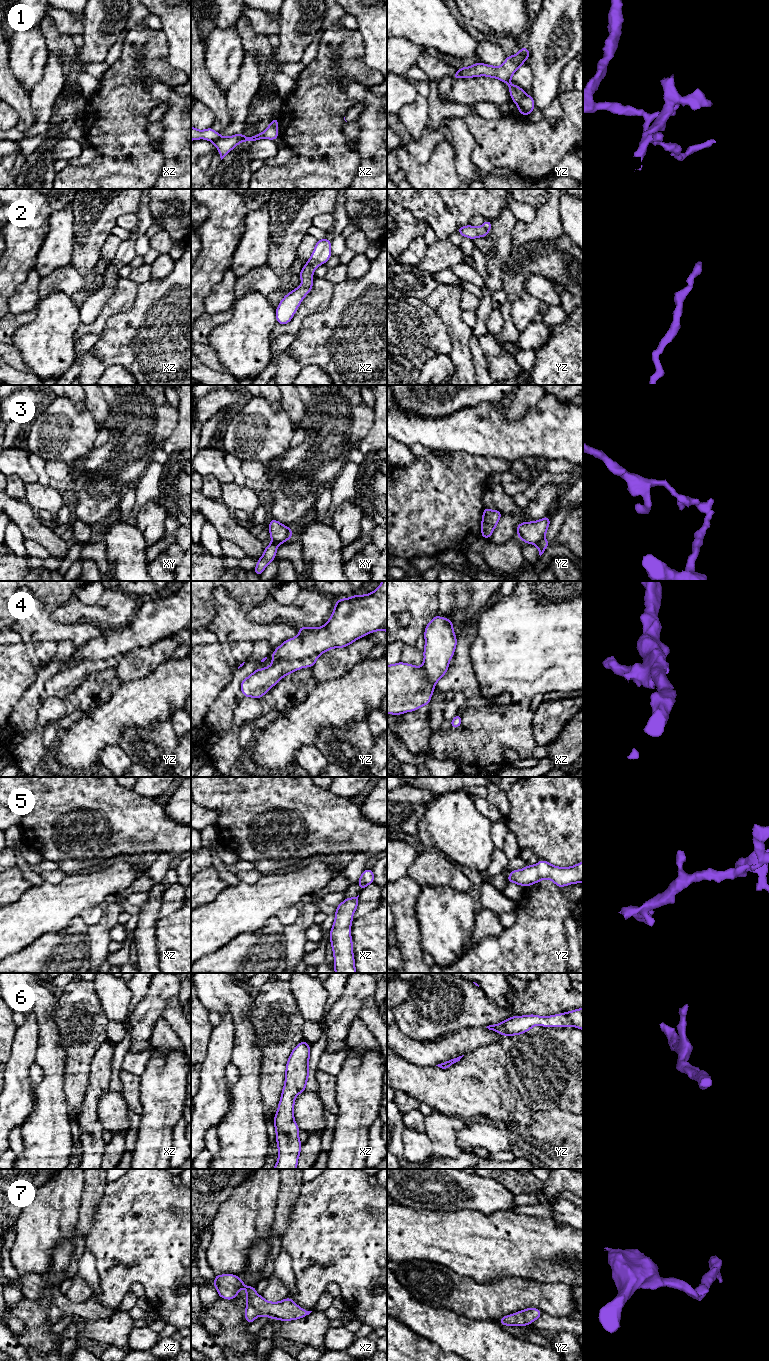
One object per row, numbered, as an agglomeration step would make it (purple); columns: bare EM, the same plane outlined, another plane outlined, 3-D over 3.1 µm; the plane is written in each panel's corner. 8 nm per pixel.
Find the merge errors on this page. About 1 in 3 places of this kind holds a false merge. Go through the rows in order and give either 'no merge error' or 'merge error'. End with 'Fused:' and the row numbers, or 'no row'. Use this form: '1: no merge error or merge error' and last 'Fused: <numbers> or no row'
1: merge error
2: no merge error
3: merge error
4: merge error
5: no merge error
6: no merge error
7: no merge error
Fused: 1, 3, 4

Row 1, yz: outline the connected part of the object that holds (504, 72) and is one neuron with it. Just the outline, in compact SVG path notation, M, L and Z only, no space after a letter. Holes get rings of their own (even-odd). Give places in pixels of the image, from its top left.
M523 46L514 56L507 56L505 62L499 67L483 63L475 63L473 66L466 68L460 67L452 78L472 78L478 76L497 78L509 86L512 101L518 105L524 97L525 91L517 85L512 85L510 80L515 71L518 68L523 67L523 62L528 58L530 58L530 52Z

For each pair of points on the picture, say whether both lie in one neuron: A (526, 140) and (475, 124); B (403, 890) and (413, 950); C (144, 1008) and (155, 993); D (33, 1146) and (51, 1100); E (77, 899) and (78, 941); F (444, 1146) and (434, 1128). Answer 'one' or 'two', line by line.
A: one
B: one
C: one
D: one
E: two
F: one

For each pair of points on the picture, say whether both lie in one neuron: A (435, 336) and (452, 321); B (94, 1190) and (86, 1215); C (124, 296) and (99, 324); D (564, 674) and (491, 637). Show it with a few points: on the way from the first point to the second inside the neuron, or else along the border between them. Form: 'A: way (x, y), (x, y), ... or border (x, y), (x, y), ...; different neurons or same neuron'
A: border (431, 308), (446, 326), (452, 349); different neurons
B: way (91, 1196), (87, 1209); same neuron
C: way (117, 303), (103, 317); same neuron
D: way (546, 656), (533, 643), (509, 637); same neuron

